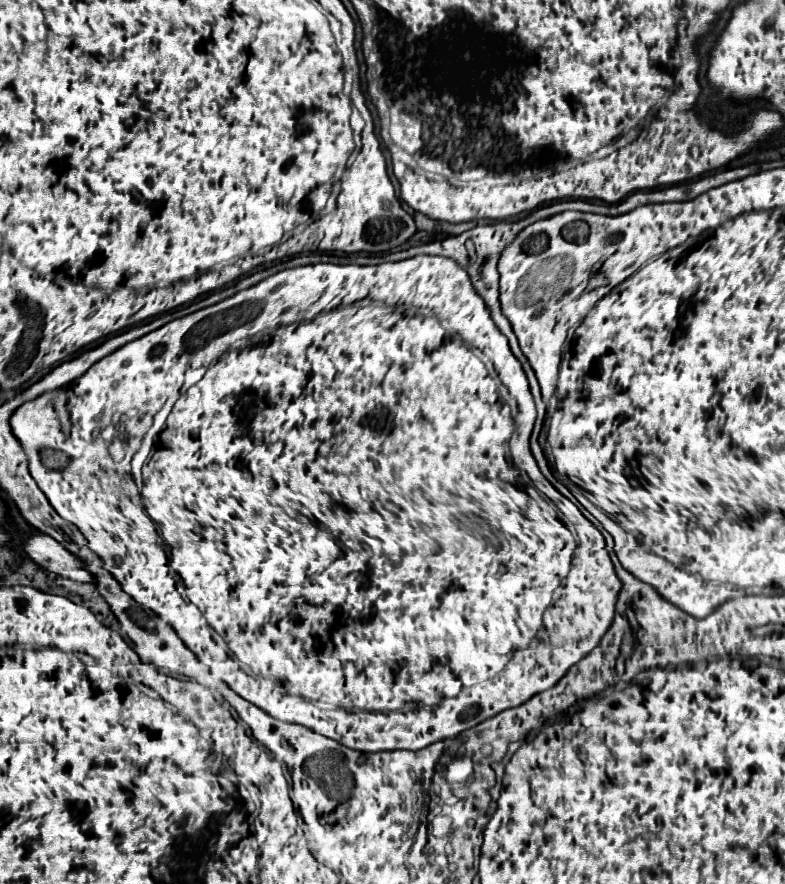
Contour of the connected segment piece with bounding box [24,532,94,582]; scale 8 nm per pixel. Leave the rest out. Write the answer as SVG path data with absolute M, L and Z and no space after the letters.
M32 532L24 544L24 552L44 570L76 582L94 582L92 574L86 572L80 560L68 552L60 542L42 532Z

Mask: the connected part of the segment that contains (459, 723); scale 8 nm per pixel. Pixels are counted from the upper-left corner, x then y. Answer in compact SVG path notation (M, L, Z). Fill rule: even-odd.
M444 256L413 257L400 262L383 262L384 264L378 266L310 264L282 270L214 306L172 320L162 328L134 342L128 342L126 346L98 360L86 374L82 374L76 382L70 384L66 404L72 422L70 434L62 432L56 412L52 408L54 392L46 392L22 404L10 416L12 432L22 444L26 456L30 458L32 478L38 482L44 494L56 496L52 504L56 512L60 512L64 520L72 522L84 534L88 548L104 560L104 568L116 578L116 582L126 594L130 594L138 604L142 604L142 608L156 612L170 624L174 622L172 628L178 632L182 642L198 656L200 662L204 662L212 670L212 674L224 680L238 696L256 704L278 720L302 724L326 738L344 744L346 748L360 752L422 750L438 740L456 738L460 732L474 728L486 718L492 718L512 706L520 706L534 694L552 688L576 662L580 662L588 652L592 652L592 648L598 646L604 632L614 620L614 604L620 592L620 580L616 578L614 566L604 548L604 536L588 518L582 516L576 504L572 504L546 480L530 452L530 434L536 422L536 406L526 374L516 356L512 354L508 338L496 328L484 300L476 294L468 272L464 272L464 268L460 268L454 260L448 260ZM212 358L222 360L220 364L216 364L218 368L212 366ZM180 382L184 382L184 392L178 396L166 420L166 428L162 430L150 460L142 468L144 488L140 500L140 490L132 480L131 460L140 449L142 438L148 431L146 424L138 424L138 415L128 420L125 430L126 453L120 461L112 459L108 443L100 440L100 430L104 428L104 420L112 416L112 408L140 408L140 400L150 400L146 396L138 396L140 384L146 384L148 392L180 392L180 388L176 388L176 384ZM502 386L504 395L512 394L520 406L516 426L511 407L499 401L498 391ZM510 438L512 456L516 458L516 462L520 462L520 468L528 472L534 484L528 484L528 480L520 478L520 470L514 468L510 458ZM558 510L578 534L578 548ZM518 652L522 652L524 658L518 658Z

